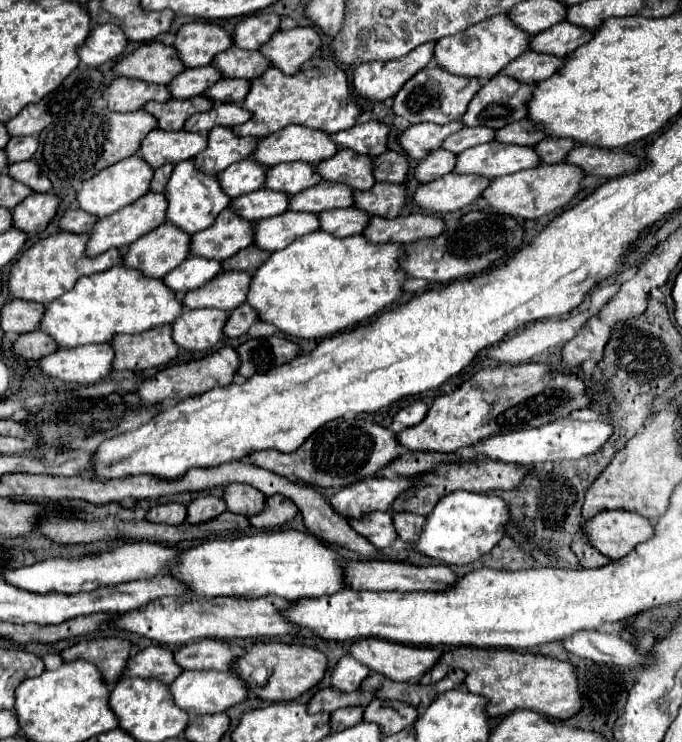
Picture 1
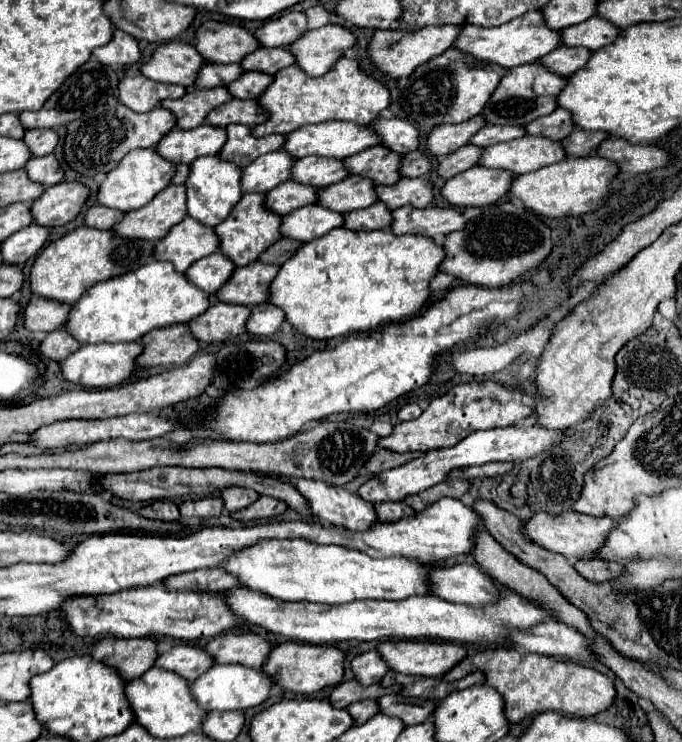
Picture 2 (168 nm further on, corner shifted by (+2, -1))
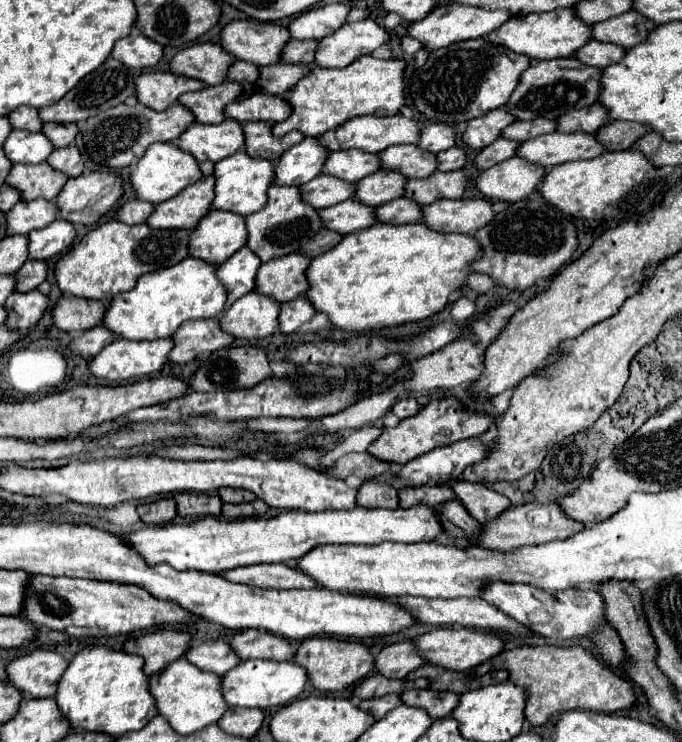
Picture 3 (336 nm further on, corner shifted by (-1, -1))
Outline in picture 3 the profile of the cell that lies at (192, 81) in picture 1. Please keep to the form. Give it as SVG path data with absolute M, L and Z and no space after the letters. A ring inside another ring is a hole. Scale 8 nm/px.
M235 61L229 69L229 79L231 81L249 81L249 83L257 83L259 79L259 67L253 65L253 63L247 63L247 61Z

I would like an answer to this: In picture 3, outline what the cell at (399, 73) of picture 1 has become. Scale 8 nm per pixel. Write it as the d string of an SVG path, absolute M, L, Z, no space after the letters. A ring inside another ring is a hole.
M449 3L449 5L437 7L425 19L411 23L409 35L419 39L429 51L433 51L433 49L441 49L441 47L445 47L449 43L457 43L457 41L467 41L467 39L473 39L473 37L489 35L491 31L501 27L501 23L505 23L509 17L511 15L507 11L487 11L487 9L481 9L481 7L477 9L477 7L461 5L461 3Z

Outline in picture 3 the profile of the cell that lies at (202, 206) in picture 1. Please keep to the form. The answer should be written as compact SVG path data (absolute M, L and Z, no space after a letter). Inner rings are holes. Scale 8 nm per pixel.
M237 151L235 155L215 163L215 199L213 209L233 211L239 215L251 215L265 207L267 203L267 189L273 185L275 163L267 159L249 157L245 151Z

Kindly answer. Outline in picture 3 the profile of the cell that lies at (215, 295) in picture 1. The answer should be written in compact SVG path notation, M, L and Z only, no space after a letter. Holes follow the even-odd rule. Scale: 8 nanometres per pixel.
M291 253L281 259L263 263L257 273L257 293L273 295L281 303L305 295L305 291L309 289L305 267L309 267L309 263L311 259L301 253Z

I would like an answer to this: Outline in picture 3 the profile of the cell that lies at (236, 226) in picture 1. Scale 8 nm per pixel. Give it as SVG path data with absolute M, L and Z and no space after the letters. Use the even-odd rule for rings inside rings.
M273 185L269 189L269 201L267 205L247 217L247 231L249 231L249 247L251 251L265 261L297 253L301 247L315 237L321 231L321 217L315 207L303 201L299 187L285 187L285 185ZM269 235L269 237L267 237Z

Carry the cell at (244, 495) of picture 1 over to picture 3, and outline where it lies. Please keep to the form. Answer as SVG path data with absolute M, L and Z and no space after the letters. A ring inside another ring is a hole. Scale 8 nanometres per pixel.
M219 489L219 497L223 499L223 503L247 503L253 501L255 495L245 491L245 489Z

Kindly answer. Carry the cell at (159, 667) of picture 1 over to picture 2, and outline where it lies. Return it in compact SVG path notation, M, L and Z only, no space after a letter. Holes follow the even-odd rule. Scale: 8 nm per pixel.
M174 645L170 651L156 657L156 667L168 669L186 681L198 679L208 667L212 667L212 657L202 651L202 647L192 645Z

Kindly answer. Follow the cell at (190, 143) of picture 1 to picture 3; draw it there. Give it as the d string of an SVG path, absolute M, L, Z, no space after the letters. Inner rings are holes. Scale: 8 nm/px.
M225 119L219 125L193 123L177 141L181 149L191 153L199 161L221 161L237 153L245 145L245 133L241 123Z

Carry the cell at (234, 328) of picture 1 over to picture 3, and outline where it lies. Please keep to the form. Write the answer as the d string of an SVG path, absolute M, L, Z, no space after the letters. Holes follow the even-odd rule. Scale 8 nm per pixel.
M297 297L289 303L281 305L281 315L279 315L279 329L281 333L293 333L297 331L303 323L311 321L313 317L313 305L305 297Z

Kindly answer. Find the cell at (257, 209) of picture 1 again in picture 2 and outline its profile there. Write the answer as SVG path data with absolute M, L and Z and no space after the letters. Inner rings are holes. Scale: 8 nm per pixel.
M286 181L266 193L266 205L276 215L286 215L298 207L314 203L316 191L318 191L316 187L306 187L306 185L300 185L294 181Z

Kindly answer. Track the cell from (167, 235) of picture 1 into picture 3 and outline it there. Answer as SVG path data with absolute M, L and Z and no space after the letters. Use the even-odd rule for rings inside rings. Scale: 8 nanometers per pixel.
M211 211L205 215L191 233L191 257L205 259L207 263L225 263L235 251L247 245L245 217L229 211Z

